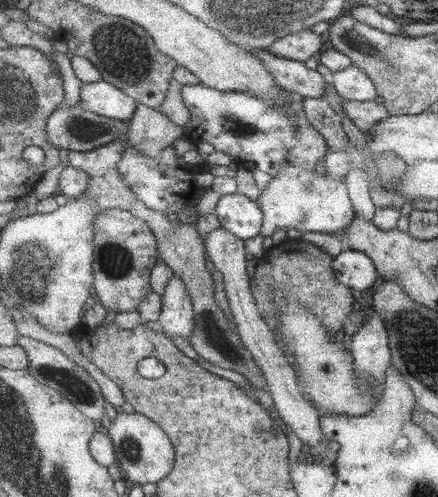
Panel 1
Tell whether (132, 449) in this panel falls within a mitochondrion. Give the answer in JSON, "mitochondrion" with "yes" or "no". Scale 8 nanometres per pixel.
{"mitochondrion":"yes"}

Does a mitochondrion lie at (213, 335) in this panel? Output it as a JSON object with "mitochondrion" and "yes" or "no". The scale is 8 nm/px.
{"mitochondrion":"yes"}

